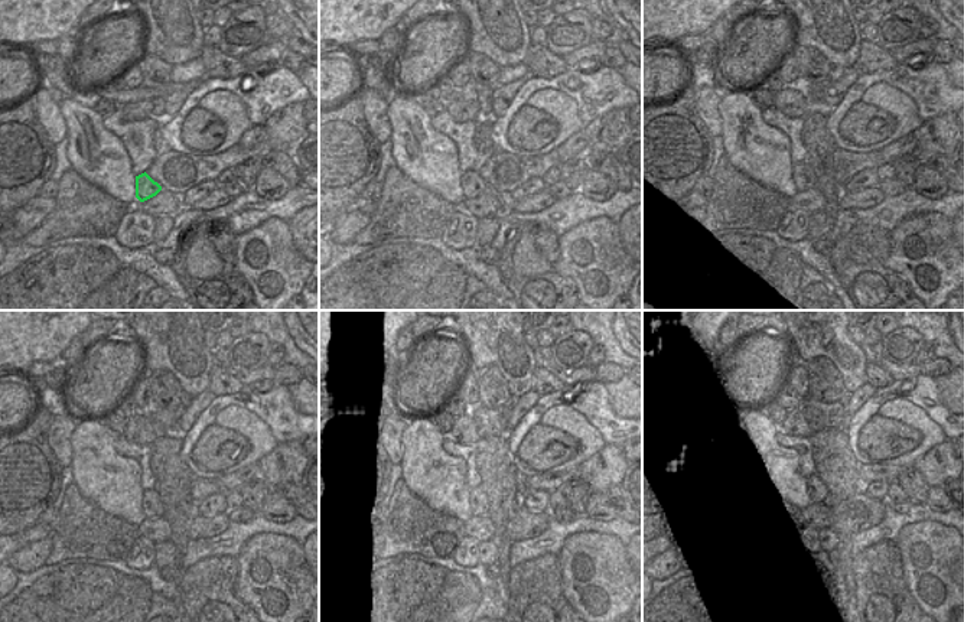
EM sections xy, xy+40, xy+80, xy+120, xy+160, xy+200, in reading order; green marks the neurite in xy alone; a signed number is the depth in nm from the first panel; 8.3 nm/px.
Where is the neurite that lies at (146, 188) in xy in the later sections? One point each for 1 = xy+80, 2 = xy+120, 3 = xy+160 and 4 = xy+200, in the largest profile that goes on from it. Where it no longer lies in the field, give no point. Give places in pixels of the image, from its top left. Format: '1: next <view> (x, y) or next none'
1: next xy+80 (804, 178)
2: next xy+120 (153, 505)
3: next xy+160 (478, 501)
4: next xy+200 (800, 498)

